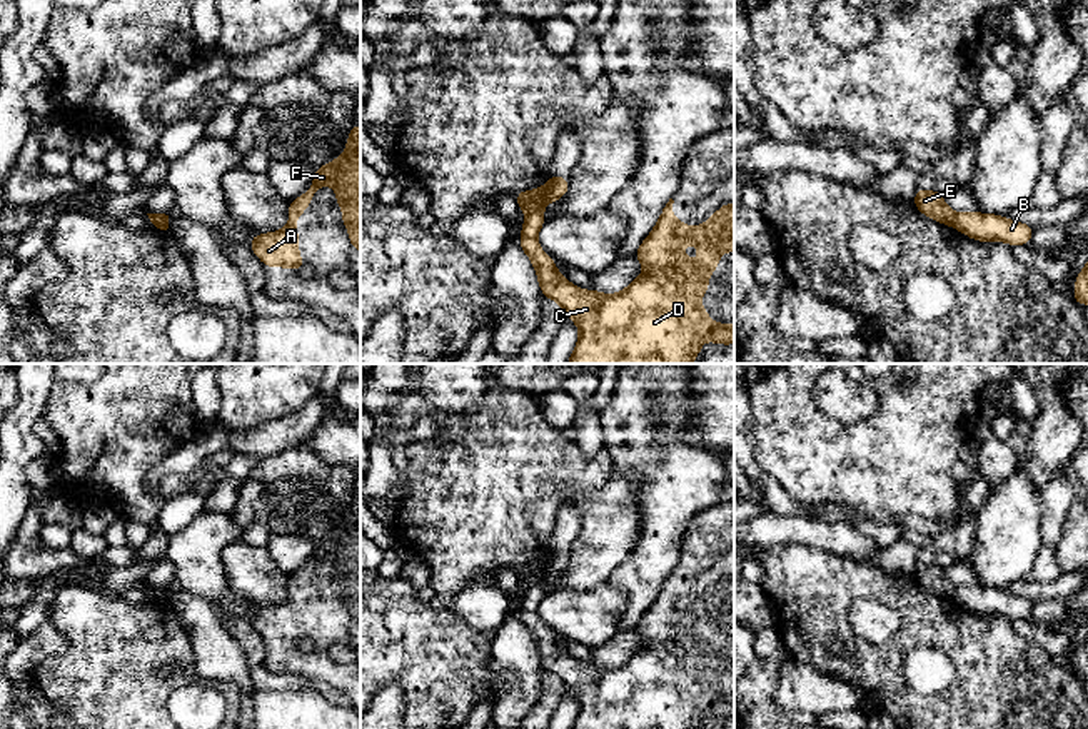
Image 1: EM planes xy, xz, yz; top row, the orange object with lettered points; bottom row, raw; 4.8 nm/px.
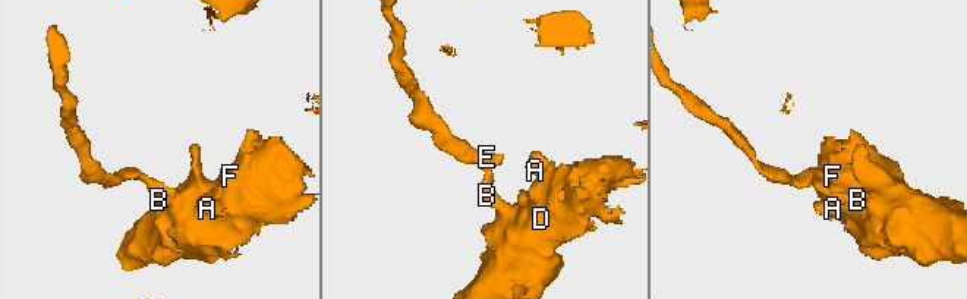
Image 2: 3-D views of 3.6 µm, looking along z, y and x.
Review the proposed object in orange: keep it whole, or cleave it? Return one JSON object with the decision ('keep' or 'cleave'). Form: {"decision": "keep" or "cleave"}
{"decision": "cleave"}

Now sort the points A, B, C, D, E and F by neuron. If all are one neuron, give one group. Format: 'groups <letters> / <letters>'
groups A B C D F / E

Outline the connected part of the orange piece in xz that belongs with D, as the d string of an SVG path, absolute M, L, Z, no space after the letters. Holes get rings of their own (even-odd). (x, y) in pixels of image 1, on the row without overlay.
M669 572L654 602L632 631L642 639L642 647L622 666L606 669L584 664L561 651L552 631L546 629L537 607L546 597L542 584L526 587L519 621L531 632L542 671L556 674L562 687L579 701L579 712L571 729L699 729L701 717L734 717L734 699L716 697L699 676L709 664L709 647L723 636L721 626L734 626L734 577L723 577L706 597L689 601L672 589ZM683 617L699 621L699 634L691 636L681 624Z

